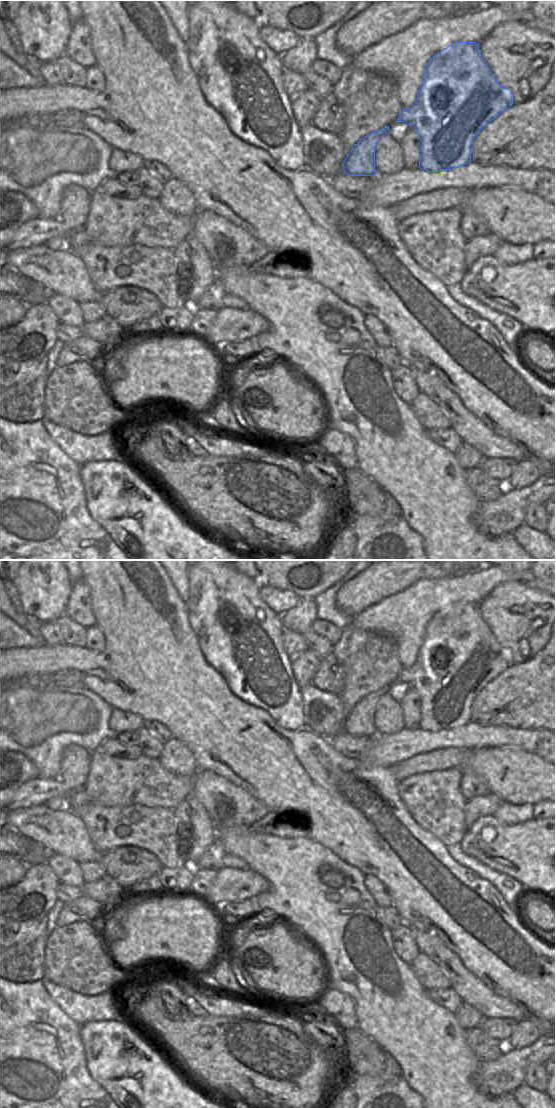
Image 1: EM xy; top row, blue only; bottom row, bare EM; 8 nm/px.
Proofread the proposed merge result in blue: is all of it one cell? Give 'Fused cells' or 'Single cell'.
Fused cells

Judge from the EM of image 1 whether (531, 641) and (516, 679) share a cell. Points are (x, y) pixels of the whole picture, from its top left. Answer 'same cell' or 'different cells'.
different cells

